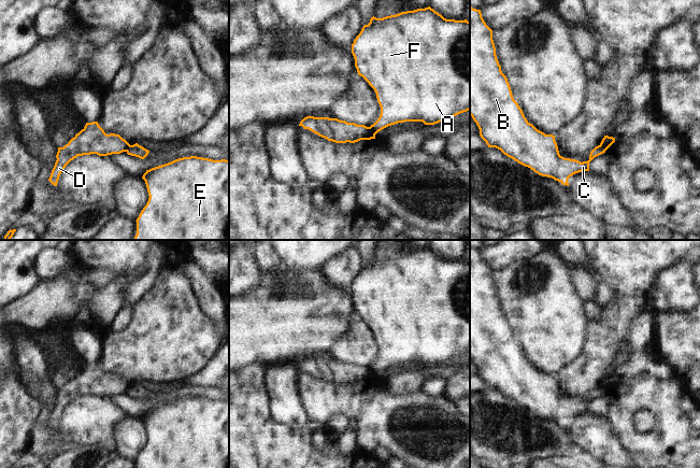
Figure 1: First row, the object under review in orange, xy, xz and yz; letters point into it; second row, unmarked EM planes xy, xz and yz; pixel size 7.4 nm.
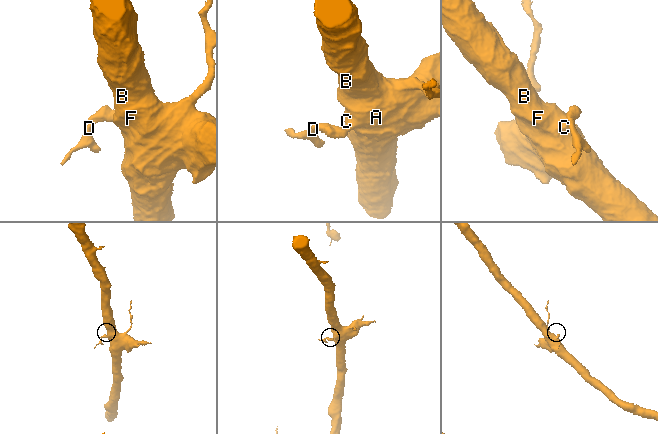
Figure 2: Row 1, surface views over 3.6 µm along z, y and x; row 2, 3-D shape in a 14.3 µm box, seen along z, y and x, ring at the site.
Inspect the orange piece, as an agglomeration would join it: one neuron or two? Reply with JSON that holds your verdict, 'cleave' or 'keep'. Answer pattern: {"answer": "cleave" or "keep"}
{"answer": "cleave"}

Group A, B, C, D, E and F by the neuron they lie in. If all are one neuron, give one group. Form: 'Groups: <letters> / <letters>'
Groups: A B C E F / D.

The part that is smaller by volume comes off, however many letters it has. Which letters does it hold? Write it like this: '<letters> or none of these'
D

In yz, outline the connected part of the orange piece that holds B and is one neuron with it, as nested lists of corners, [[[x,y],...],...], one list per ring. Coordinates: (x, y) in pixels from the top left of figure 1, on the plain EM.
[[[470,246],[470,356],[480,370],[481,379],[488,388],[496,388],[518,405],[542,417],[552,419],[569,427],[568,421],[575,414],[589,412],[589,403],[605,394],[596,387],[587,402],[565,399],[559,395],[555,377],[538,371],[525,358],[514,341],[506,317],[501,312],[492,281],[492,271],[486,266],[481,251]]]

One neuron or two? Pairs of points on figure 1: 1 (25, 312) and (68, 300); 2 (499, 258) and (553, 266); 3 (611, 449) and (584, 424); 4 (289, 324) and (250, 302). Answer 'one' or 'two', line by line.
1: one
2: two
3: one
4: one

